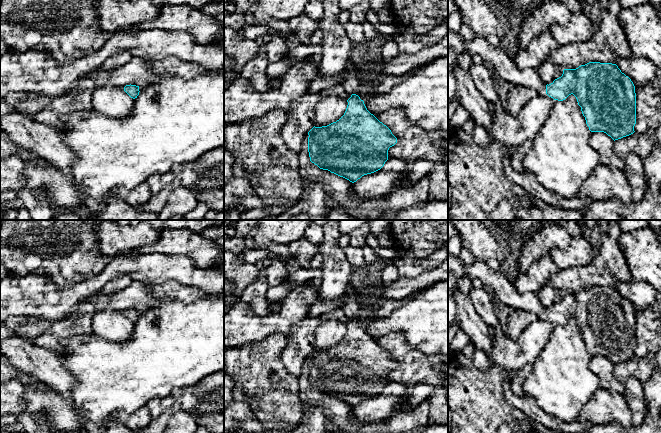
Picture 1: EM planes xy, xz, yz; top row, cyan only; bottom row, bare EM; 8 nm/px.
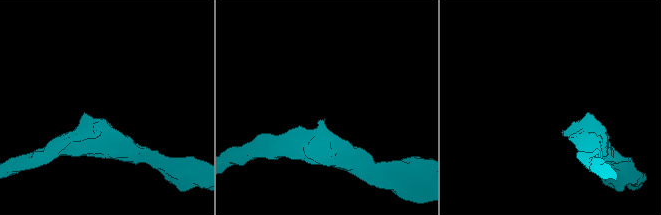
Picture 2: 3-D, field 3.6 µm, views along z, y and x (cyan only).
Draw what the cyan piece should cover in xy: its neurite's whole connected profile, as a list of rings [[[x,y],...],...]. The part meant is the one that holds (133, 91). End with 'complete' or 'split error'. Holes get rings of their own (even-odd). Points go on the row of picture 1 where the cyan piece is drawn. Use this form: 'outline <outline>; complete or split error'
outline [[[126,85],[124,91],[133,99],[137,98],[139,95],[139,86],[136,85]]]; complete

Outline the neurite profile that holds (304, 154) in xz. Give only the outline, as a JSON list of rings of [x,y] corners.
[[[308,133],[303,137],[303,145],[301,152],[298,154],[299,158],[299,173],[303,180],[303,187],[305,188],[309,182],[320,183],[326,194],[333,201],[333,205],[342,207],[344,209],[353,208],[360,205],[354,193],[353,183],[349,180],[340,177],[328,170],[320,169],[317,165],[310,161],[308,152]]]

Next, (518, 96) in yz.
[[[514,86],[508,93],[507,110],[513,117],[519,117],[525,104],[537,95],[537,91],[530,87]]]

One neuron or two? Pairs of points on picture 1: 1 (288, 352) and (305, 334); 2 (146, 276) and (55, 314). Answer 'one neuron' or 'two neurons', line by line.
1: one neuron
2: one neuron

